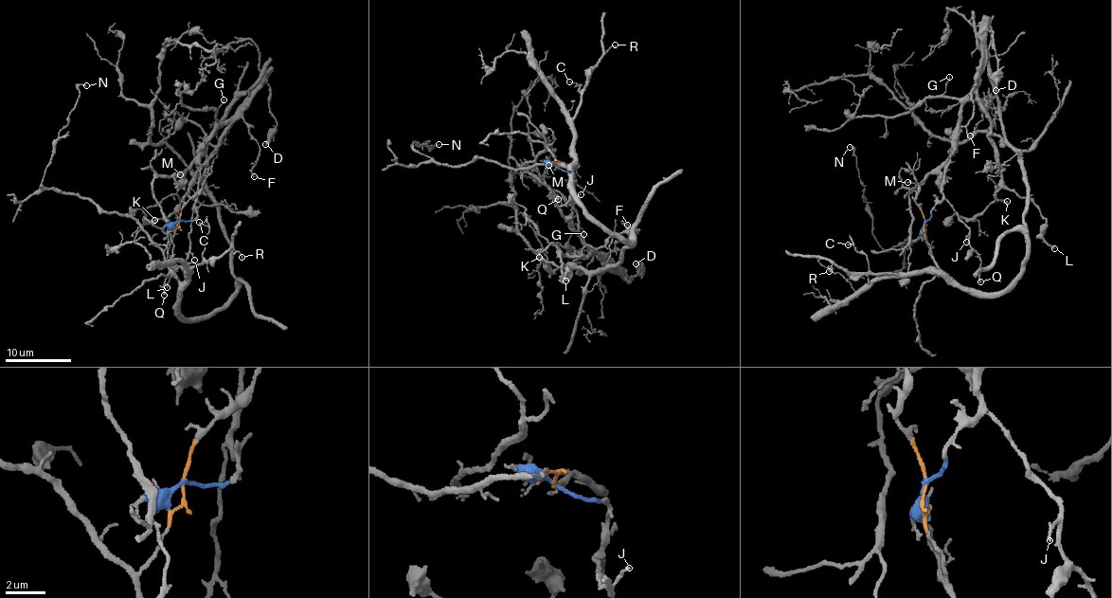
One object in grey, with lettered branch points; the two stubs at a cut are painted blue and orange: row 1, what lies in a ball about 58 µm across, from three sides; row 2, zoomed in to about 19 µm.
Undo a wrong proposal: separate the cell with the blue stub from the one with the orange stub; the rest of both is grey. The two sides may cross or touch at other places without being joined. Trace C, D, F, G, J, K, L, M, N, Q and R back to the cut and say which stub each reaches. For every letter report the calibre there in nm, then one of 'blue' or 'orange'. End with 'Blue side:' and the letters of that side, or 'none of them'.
C: calibre 120 nm; orange
D: calibre 320 nm; blue
F: calibre 120 nm; blue
G: calibre 140 nm; blue
J: calibre 90 nm; blue
K: calibre 190 nm; blue
L: calibre 180 nm; blue
M: calibre 170 nm; blue
N: calibre 120 nm; orange
Q: calibre 180 nm; blue
R: calibre 100 nm; orange
Blue side: D, F, G, J, K, L, M, Q

